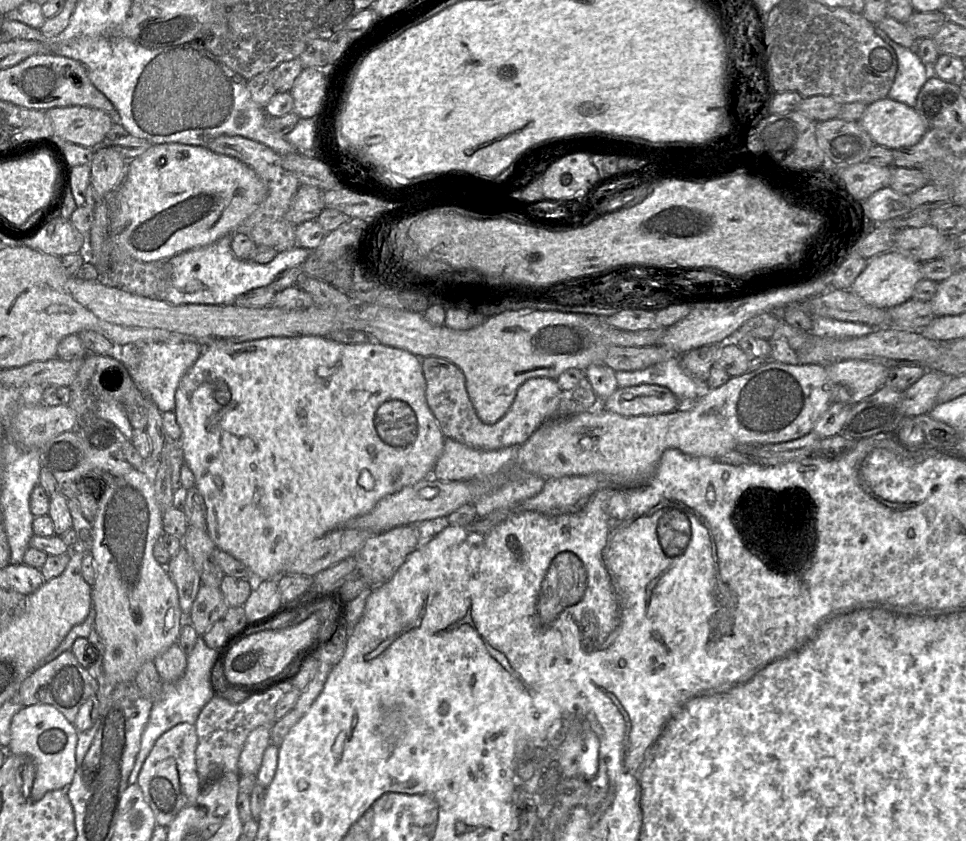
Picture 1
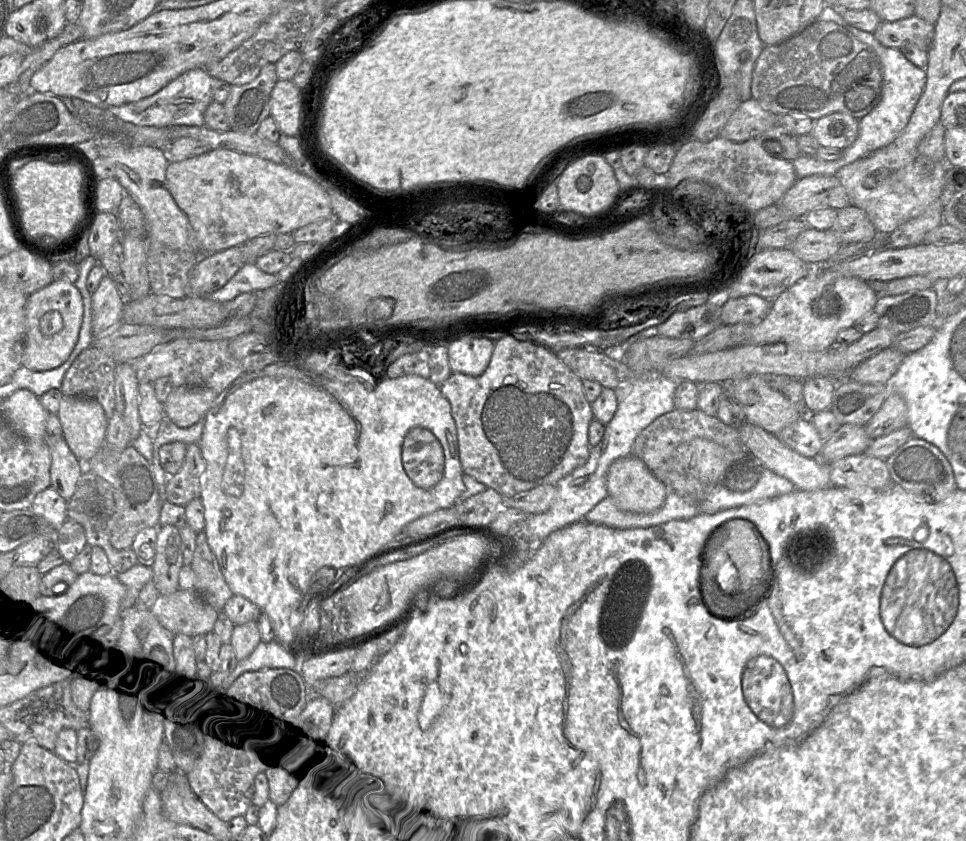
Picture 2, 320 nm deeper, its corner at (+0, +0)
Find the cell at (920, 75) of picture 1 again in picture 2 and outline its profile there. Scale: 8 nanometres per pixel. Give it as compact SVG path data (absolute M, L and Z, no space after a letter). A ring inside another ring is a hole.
M825 6L817 20L832 21L851 32L858 40L872 47L879 55L883 68L883 87L882 97L876 107L866 116L859 120L859 134L857 139L847 148L843 149L843 155L838 160L826 161L801 154L792 161L798 178L810 175L835 175L843 166L863 158L872 152L892 143L907 126L914 108L922 95L926 84L925 69L918 68L912 64L897 48L889 48L882 45L871 32L862 31L849 23L842 17L839 9L833 9L831 6Z

